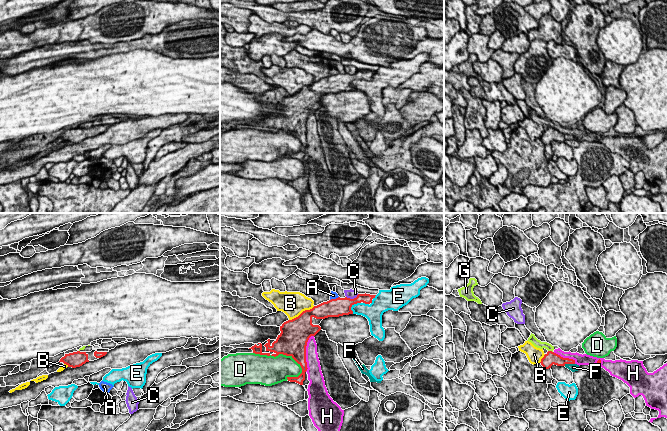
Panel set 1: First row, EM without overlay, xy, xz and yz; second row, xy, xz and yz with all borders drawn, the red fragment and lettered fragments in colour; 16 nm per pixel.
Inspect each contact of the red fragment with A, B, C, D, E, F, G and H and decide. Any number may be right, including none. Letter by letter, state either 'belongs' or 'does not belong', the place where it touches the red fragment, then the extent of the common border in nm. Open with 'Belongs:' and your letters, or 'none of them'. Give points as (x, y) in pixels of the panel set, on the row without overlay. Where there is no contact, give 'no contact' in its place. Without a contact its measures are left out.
Belongs: none of them
A: does not belong | xz (334, 75) | 160 nm
B: does not belong | xz (302, 88) | 480 nm
C: does not belong | xz (352, 75) | 220 nm
D: does not belong | xz (280, 129) | 850 nm
E: does not belong | xz (351, 82) | 240 nm
F: does not belong | yz (569, 139) | 180 nm
G: does not belong | yz (550, 127) | 90 nm
H: does not belong | xz (305, 129) | 600 nm

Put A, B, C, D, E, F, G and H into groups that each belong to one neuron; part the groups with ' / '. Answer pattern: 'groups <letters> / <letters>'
groups A / B / C / D / E / F / G H

